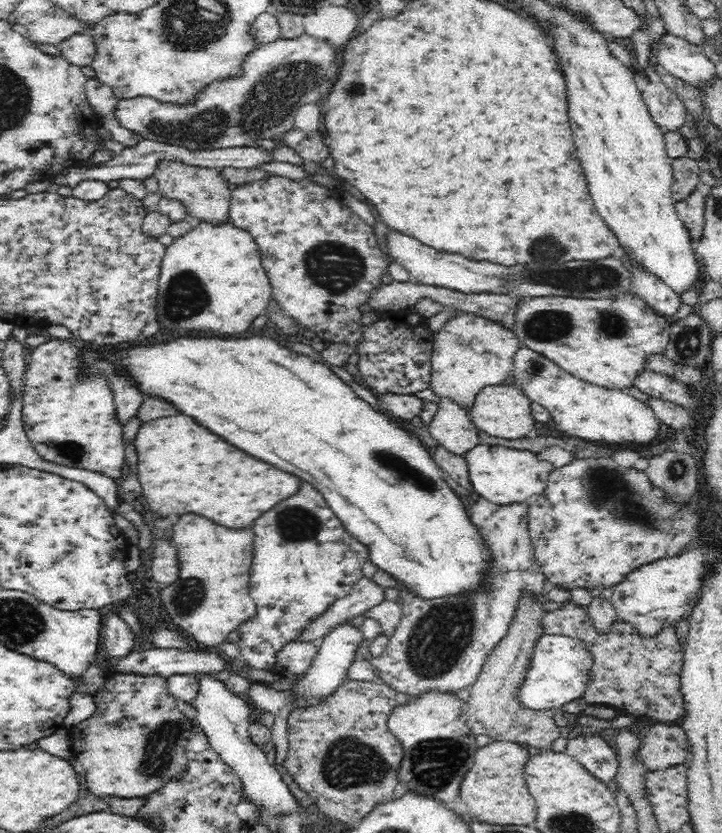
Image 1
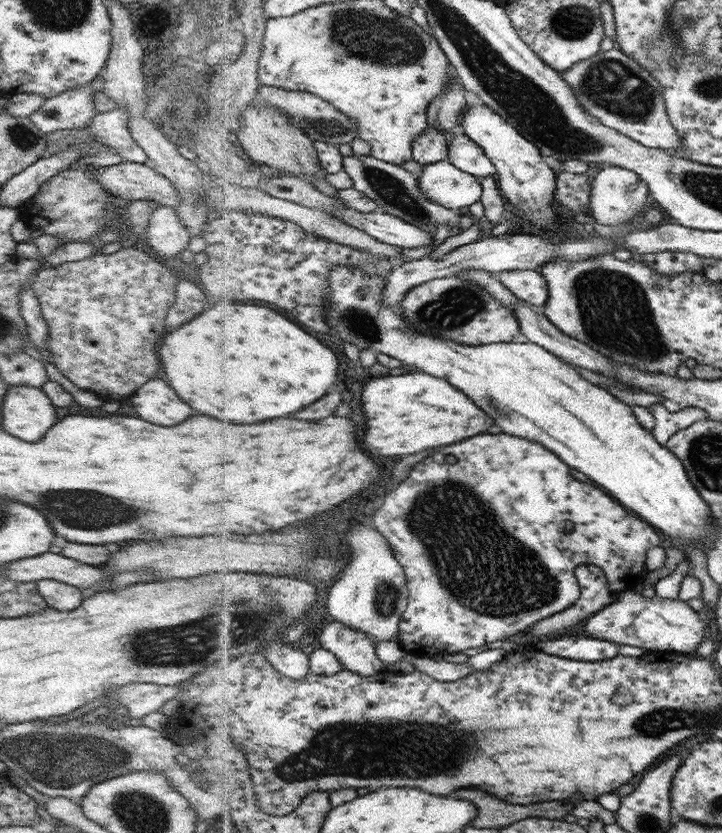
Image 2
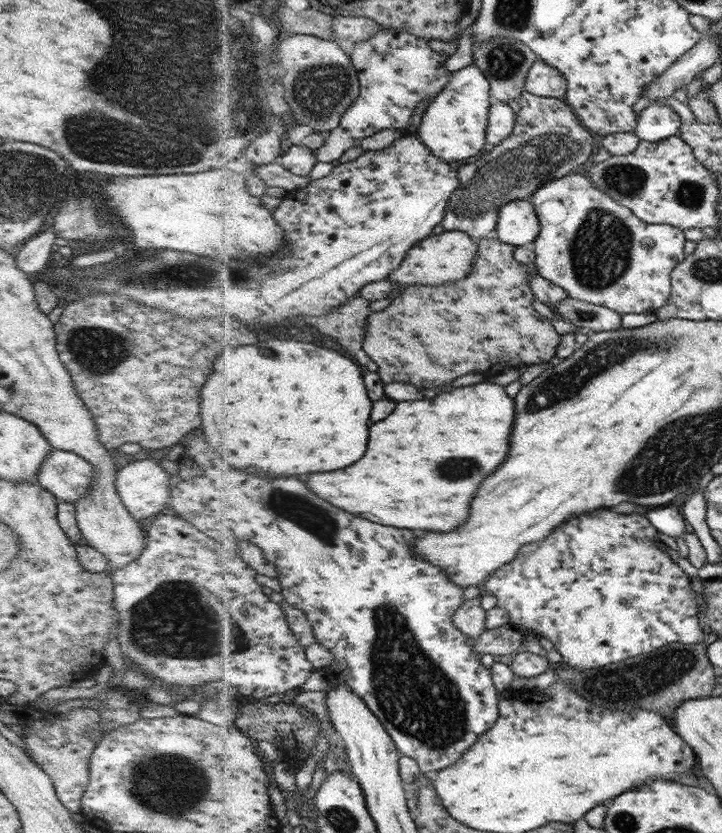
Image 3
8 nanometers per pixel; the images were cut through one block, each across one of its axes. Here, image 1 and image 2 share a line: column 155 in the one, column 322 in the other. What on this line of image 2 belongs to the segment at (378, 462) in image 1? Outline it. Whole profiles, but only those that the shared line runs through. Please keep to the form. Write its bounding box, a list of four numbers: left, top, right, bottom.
[160,304,340,424]

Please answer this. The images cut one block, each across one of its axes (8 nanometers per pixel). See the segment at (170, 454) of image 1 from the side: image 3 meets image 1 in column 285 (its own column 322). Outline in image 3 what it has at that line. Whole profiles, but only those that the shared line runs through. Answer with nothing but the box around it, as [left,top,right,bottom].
[308,382,514,532]

